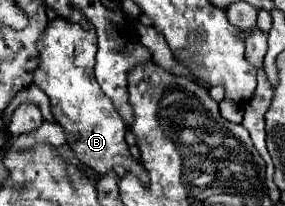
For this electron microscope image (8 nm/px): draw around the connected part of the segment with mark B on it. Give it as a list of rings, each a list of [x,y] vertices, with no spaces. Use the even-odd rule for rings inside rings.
[[[56,17],[48,23],[42,39],[40,63],[34,71],[34,83],[48,95],[52,115],[64,127],[68,145],[74,149],[78,161],[92,167],[98,173],[106,173],[112,167],[126,167],[126,171],[140,177],[146,183],[146,171],[138,161],[132,159],[124,141],[126,125],[118,117],[118,111],[110,97],[106,97],[94,79],[94,65],[97,52],[97,37],[93,27],[85,28]]]

